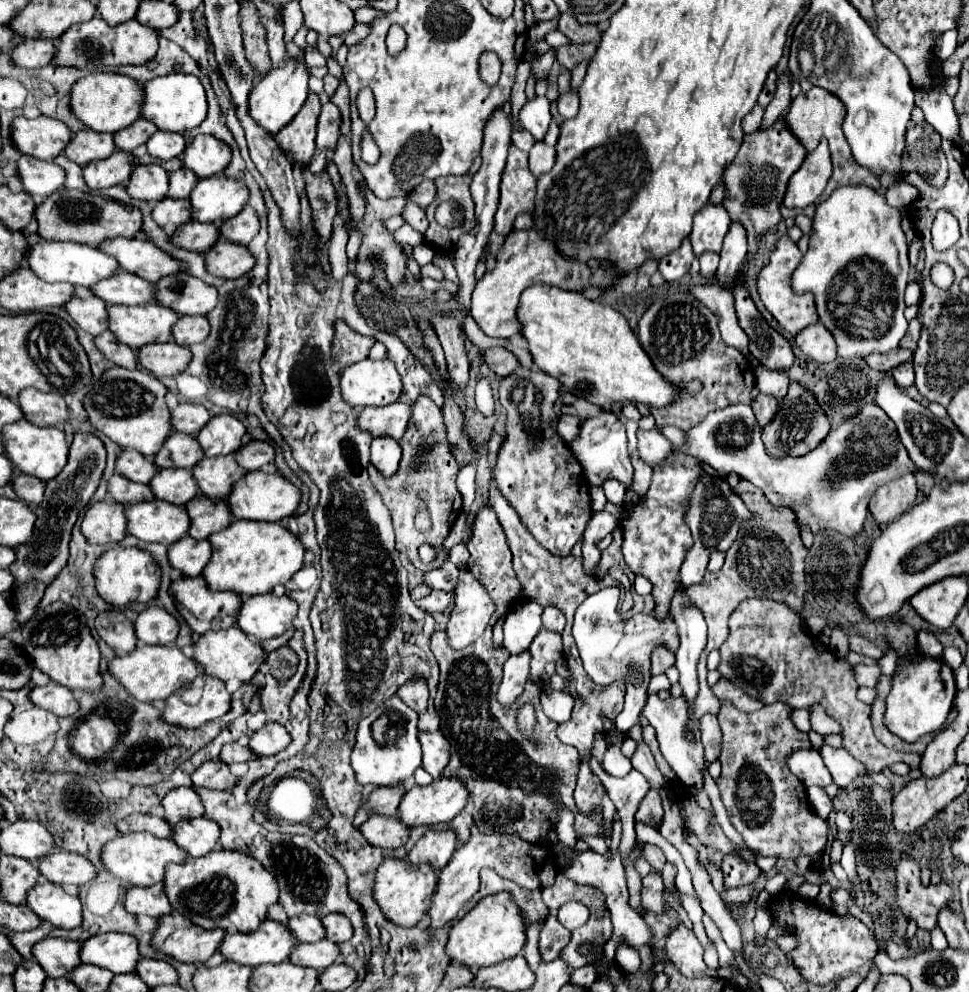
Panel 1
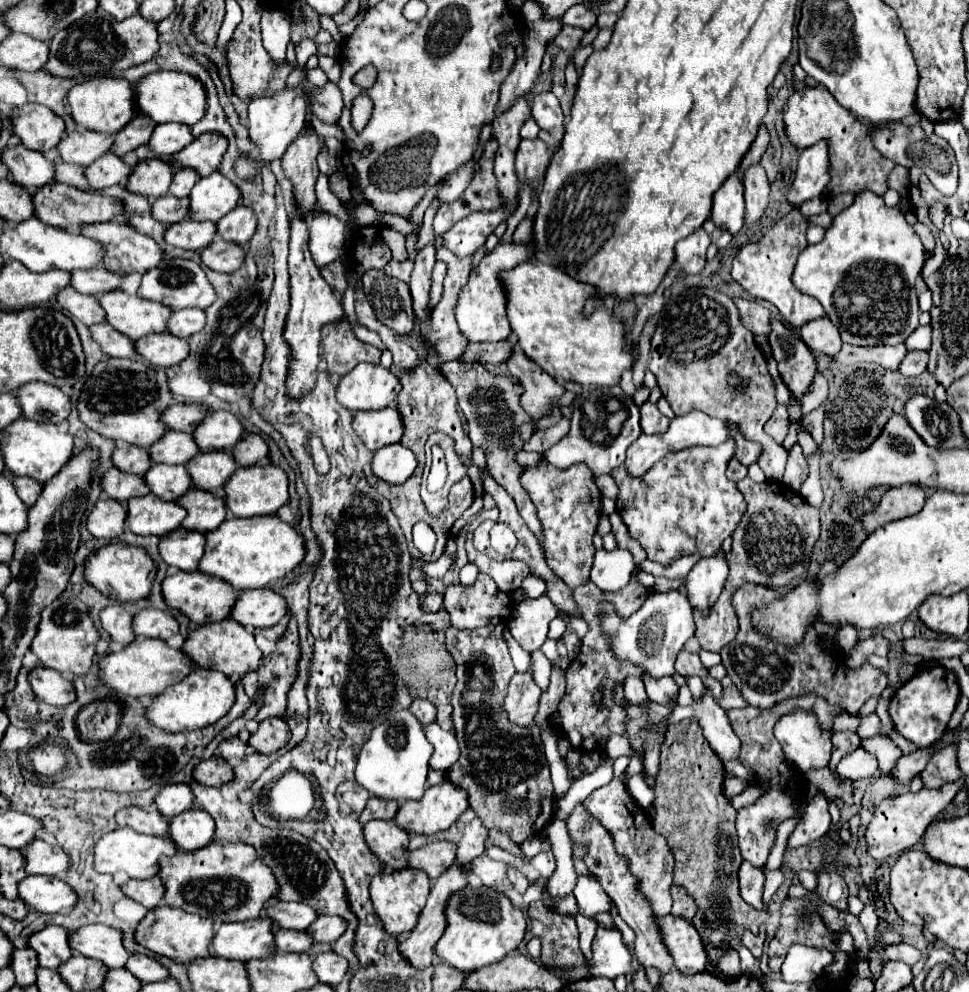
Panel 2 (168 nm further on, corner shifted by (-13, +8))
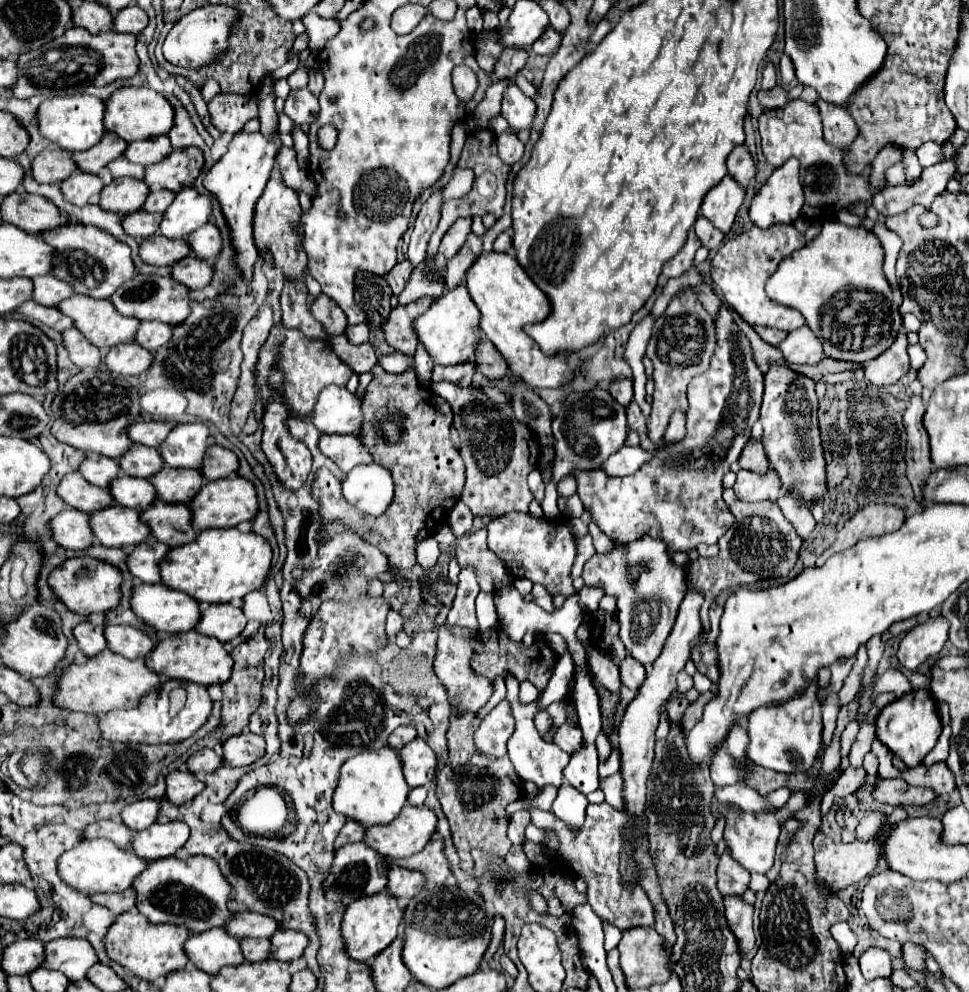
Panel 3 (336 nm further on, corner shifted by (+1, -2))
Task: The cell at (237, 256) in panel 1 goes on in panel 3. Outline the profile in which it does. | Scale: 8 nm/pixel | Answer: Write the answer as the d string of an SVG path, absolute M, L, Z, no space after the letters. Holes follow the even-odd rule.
M194 254L182 258L180 262L176 262L172 266L172 278L178 280L180 284L188 286L190 290L198 290L198 288L204 288L206 284L210 284L212 274L214 274L212 264L206 260L198 260L198 256L194 256Z

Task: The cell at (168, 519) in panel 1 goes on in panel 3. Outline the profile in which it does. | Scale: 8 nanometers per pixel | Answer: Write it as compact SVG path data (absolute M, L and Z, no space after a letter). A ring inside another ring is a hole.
M120 504L90 514L90 526L96 540L112 548L132 550L134 544L150 538L150 526L140 520L140 512L122 508Z

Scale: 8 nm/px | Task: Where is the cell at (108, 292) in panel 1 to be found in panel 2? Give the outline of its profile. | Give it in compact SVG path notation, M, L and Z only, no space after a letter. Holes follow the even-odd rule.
M90 268L90 270L72 270L70 272L70 286L80 294L102 294L104 290L114 290L120 286L124 276L112 274L104 268Z

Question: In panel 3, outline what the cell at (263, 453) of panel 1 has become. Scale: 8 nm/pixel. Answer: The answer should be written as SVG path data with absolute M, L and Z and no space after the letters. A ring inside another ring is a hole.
M210 446L204 456L204 468L202 474L206 480L218 480L218 478L228 478L238 472L238 456L224 448L224 446Z

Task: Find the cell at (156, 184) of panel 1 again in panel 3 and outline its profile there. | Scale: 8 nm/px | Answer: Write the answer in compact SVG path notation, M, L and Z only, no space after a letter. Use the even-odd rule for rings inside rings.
M116 178L108 186L104 186L98 204L104 210L126 216L126 214L132 214L142 208L148 192L150 192L150 188L146 188L144 180Z

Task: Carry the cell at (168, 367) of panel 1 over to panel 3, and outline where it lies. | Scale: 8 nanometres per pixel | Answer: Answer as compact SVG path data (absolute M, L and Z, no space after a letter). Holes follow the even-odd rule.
M118 344L104 352L104 362L116 374L140 376L146 372L146 368L150 368L154 356L150 350L138 344Z

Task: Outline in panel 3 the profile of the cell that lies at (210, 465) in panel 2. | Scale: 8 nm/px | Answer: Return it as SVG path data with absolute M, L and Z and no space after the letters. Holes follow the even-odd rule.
M162 468L158 474L148 478L160 500L164 502L180 502L180 504L188 504L190 498L194 498L194 494L198 494L198 490L202 488L204 476L200 468Z

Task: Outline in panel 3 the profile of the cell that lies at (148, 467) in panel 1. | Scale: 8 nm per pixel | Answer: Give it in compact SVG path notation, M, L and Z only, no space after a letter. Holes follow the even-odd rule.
M86 454L84 464L80 466L80 474L96 486L108 486L118 474L118 462L110 460L108 456L98 456L98 454Z

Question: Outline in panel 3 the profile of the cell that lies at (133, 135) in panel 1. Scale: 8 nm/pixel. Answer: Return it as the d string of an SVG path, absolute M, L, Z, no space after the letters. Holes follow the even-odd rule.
M106 132L104 138L94 148L84 152L74 152L74 160L82 172L98 174L100 168L104 168L106 164L122 156L126 146L128 146L126 140L122 140L120 136L114 136L114 132Z

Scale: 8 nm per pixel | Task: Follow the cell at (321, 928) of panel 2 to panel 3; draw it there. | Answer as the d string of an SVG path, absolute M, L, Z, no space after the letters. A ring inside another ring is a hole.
M278 930L272 938L272 948L270 948L270 958L272 960L282 960L282 962L292 962L302 956L306 950L306 934L304 932L294 932L294 930Z

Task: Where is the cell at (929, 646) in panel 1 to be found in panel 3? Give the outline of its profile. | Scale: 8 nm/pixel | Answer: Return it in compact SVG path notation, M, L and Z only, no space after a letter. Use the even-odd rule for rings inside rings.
M944 726L944 730L942 730L942 734L940 734L940 738L938 738L938 742L936 742L936 746L928 752L928 756L924 758L924 766L932 766L932 764L936 764L936 762L940 762L940 760L946 760L946 756L948 756L948 738L950 738L950 726Z

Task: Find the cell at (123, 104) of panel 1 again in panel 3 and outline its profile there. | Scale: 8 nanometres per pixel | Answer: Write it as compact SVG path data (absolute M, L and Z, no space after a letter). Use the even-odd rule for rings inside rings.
M62 96L62 98L52 98L52 100L44 100L38 108L38 126L40 132L50 138L54 144L58 144L64 150L70 152L80 152L80 150L88 150L94 144L98 144L98 140L102 140L104 136L104 114L106 114L106 104L100 98L94 96Z

